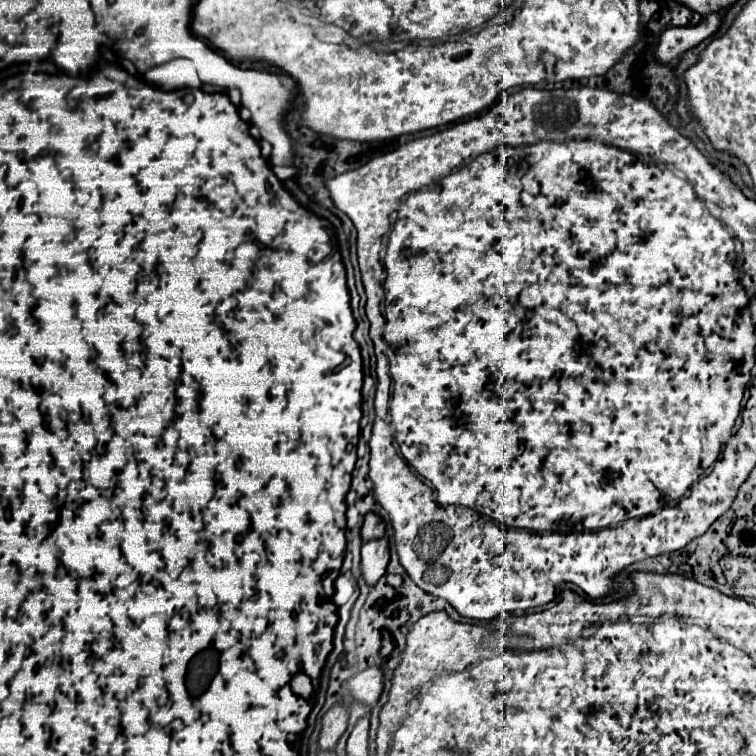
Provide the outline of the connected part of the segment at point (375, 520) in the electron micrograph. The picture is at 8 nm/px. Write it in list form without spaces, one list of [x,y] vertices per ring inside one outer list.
[[[368,513],[364,517],[364,523],[362,523],[362,529],[360,529],[360,535],[362,535],[362,541],[372,541],[372,539],[382,539],[384,537],[384,521],[374,515],[374,513]]]

